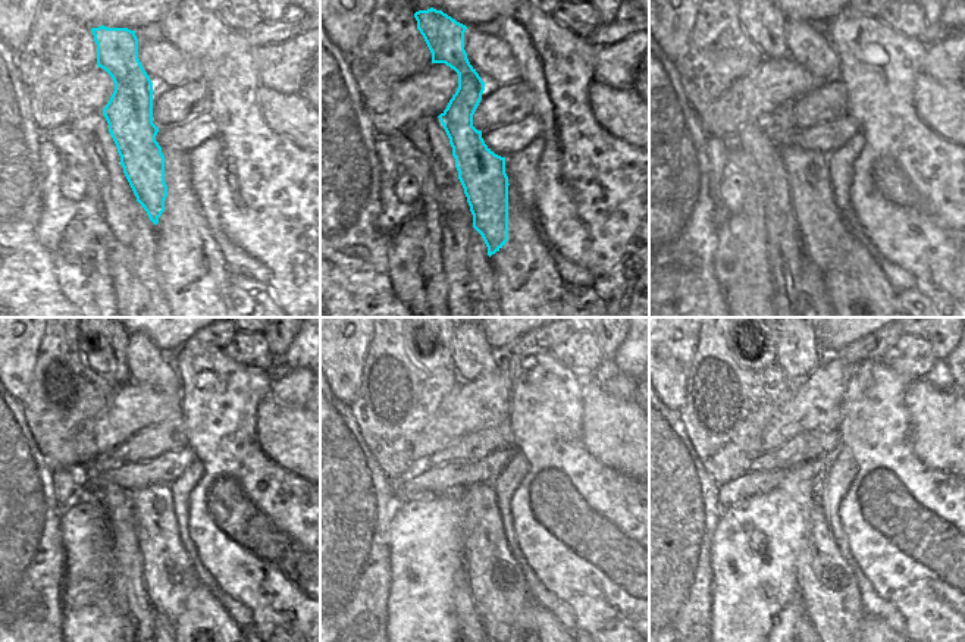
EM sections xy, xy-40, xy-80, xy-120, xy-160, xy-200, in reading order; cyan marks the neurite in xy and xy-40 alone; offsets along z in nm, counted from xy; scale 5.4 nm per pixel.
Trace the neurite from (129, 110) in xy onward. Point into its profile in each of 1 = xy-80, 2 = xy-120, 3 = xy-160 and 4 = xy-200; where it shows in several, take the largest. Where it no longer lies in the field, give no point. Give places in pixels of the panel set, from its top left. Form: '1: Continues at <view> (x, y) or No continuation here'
1: Continues at xy-80 (826, 240)
2: Continues at xy-120 (169, 578)
3: Continues at xy-160 (500, 592)
4: Continues at xy-200 (829, 589).

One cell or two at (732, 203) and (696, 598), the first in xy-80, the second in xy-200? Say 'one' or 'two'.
two

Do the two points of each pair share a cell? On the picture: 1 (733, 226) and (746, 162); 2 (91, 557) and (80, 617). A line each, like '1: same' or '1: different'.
1: same
2: same

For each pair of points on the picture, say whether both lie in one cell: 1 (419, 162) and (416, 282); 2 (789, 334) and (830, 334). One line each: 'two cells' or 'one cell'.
1: one cell
2: two cells

